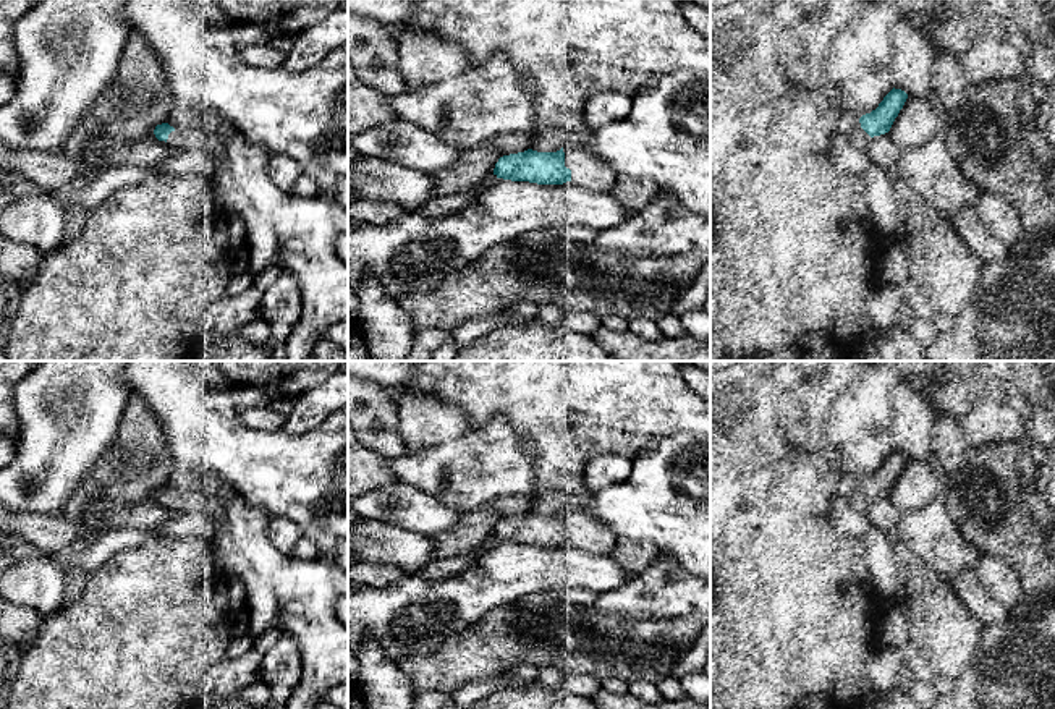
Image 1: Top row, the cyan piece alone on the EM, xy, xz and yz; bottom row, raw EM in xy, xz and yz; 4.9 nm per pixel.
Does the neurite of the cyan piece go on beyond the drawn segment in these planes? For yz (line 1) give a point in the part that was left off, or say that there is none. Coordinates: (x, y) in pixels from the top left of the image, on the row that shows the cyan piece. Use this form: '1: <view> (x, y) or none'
1: yz (860, 138)

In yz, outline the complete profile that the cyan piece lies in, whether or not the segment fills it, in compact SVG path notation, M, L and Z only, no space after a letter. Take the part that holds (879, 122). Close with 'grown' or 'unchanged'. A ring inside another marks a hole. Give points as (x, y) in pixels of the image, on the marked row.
M893 87L875 110L862 115L853 126L850 134L853 146L866 151L874 136L888 133L906 99L908 94L905 91Z; grown

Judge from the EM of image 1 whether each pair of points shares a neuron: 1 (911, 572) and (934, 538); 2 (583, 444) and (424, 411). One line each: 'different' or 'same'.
1: different
2: different

